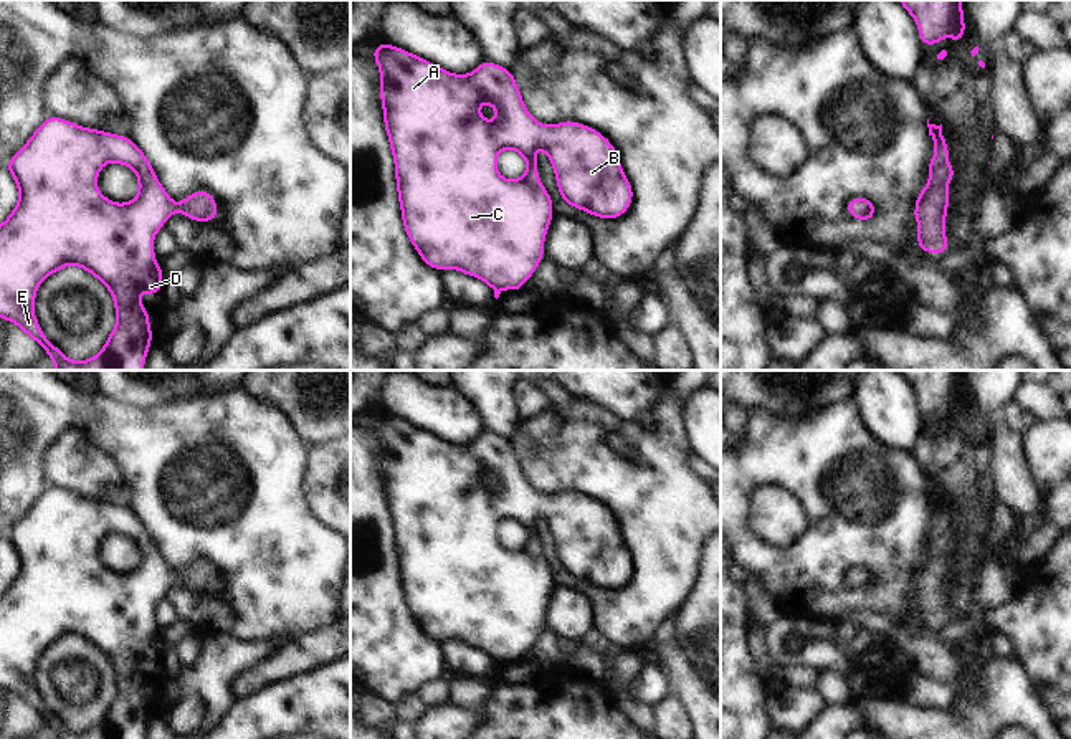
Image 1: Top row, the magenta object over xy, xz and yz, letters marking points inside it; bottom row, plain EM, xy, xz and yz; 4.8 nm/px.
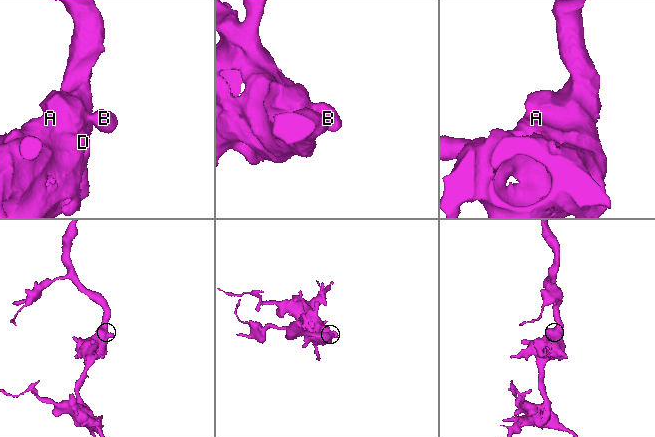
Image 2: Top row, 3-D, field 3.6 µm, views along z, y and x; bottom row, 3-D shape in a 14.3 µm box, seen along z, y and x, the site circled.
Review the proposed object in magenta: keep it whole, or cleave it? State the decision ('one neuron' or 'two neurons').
one neuron

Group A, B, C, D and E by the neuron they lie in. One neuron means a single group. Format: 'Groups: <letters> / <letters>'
Groups: A B C D E

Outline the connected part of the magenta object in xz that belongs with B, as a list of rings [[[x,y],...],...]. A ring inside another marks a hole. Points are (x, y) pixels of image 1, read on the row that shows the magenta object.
[[[385,41],[374,46],[372,53],[380,69],[380,101],[395,160],[402,222],[420,258],[433,269],[455,268],[483,279],[493,288],[496,299],[506,288],[522,289],[544,258],[545,233],[554,218],[552,198],[547,195],[547,187],[539,184],[536,147],[549,155],[559,192],[570,207],[603,220],[615,220],[630,208],[633,188],[612,142],[598,131],[574,121],[562,121],[554,126],[539,124],[526,109],[511,69],[484,60],[469,74],[453,74]],[[481,99],[499,112],[493,122],[479,116]],[[502,149],[512,149],[526,160],[527,170],[521,179],[507,180],[499,175],[496,157]]]

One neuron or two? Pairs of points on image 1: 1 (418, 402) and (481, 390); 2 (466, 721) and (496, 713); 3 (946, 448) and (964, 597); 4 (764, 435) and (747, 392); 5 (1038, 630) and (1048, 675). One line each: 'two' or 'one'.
1: two
2: two
3: one
4: two
5: one

